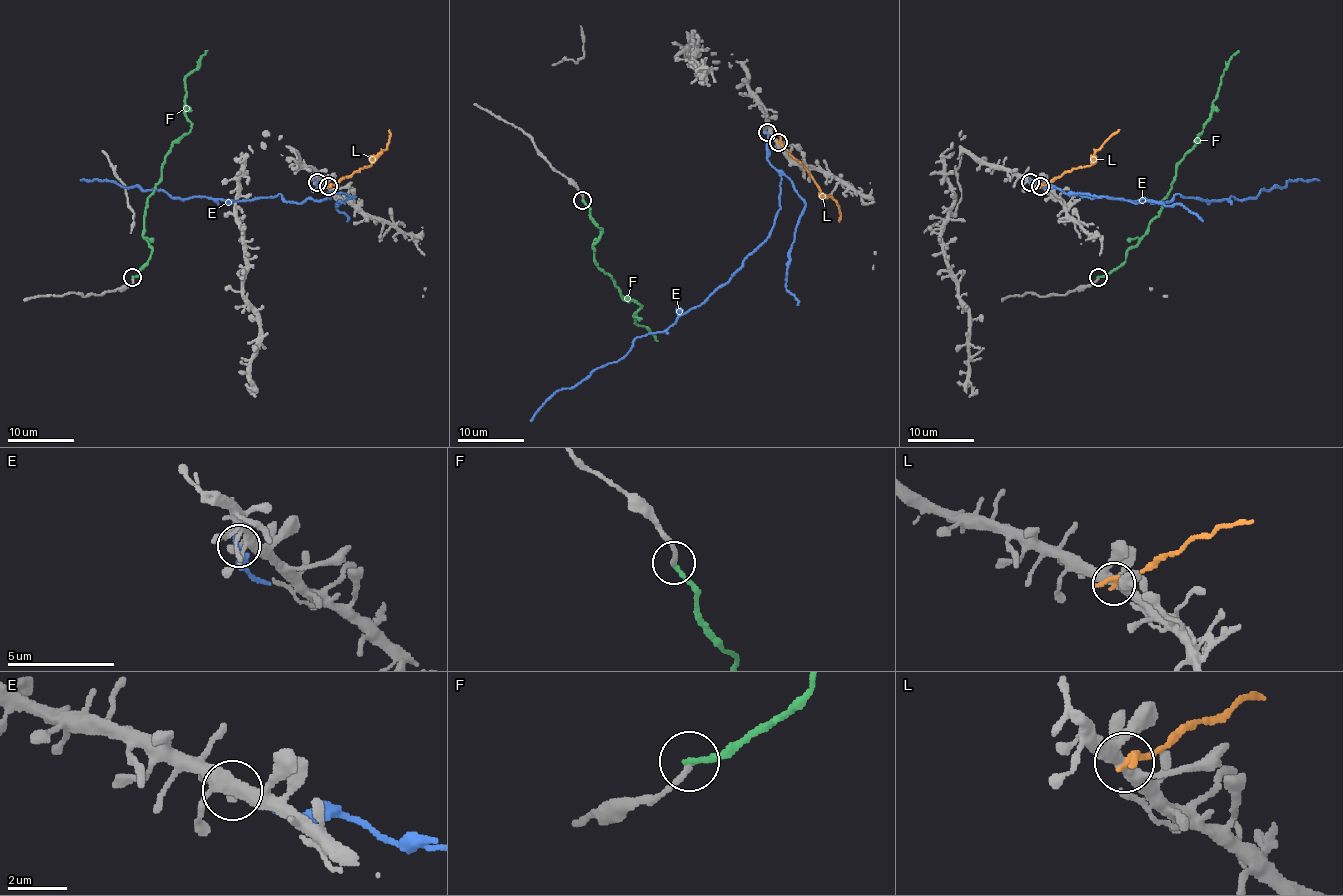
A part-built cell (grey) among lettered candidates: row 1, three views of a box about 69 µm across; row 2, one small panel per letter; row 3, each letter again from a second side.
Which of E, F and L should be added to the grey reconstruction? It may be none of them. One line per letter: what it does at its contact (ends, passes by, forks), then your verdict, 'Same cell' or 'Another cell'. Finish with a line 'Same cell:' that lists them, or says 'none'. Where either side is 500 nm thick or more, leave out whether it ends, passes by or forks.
E: It ends there. Another cell
F: It ends there. Same cell
L: It ends there. Another cell
Same cell: F

